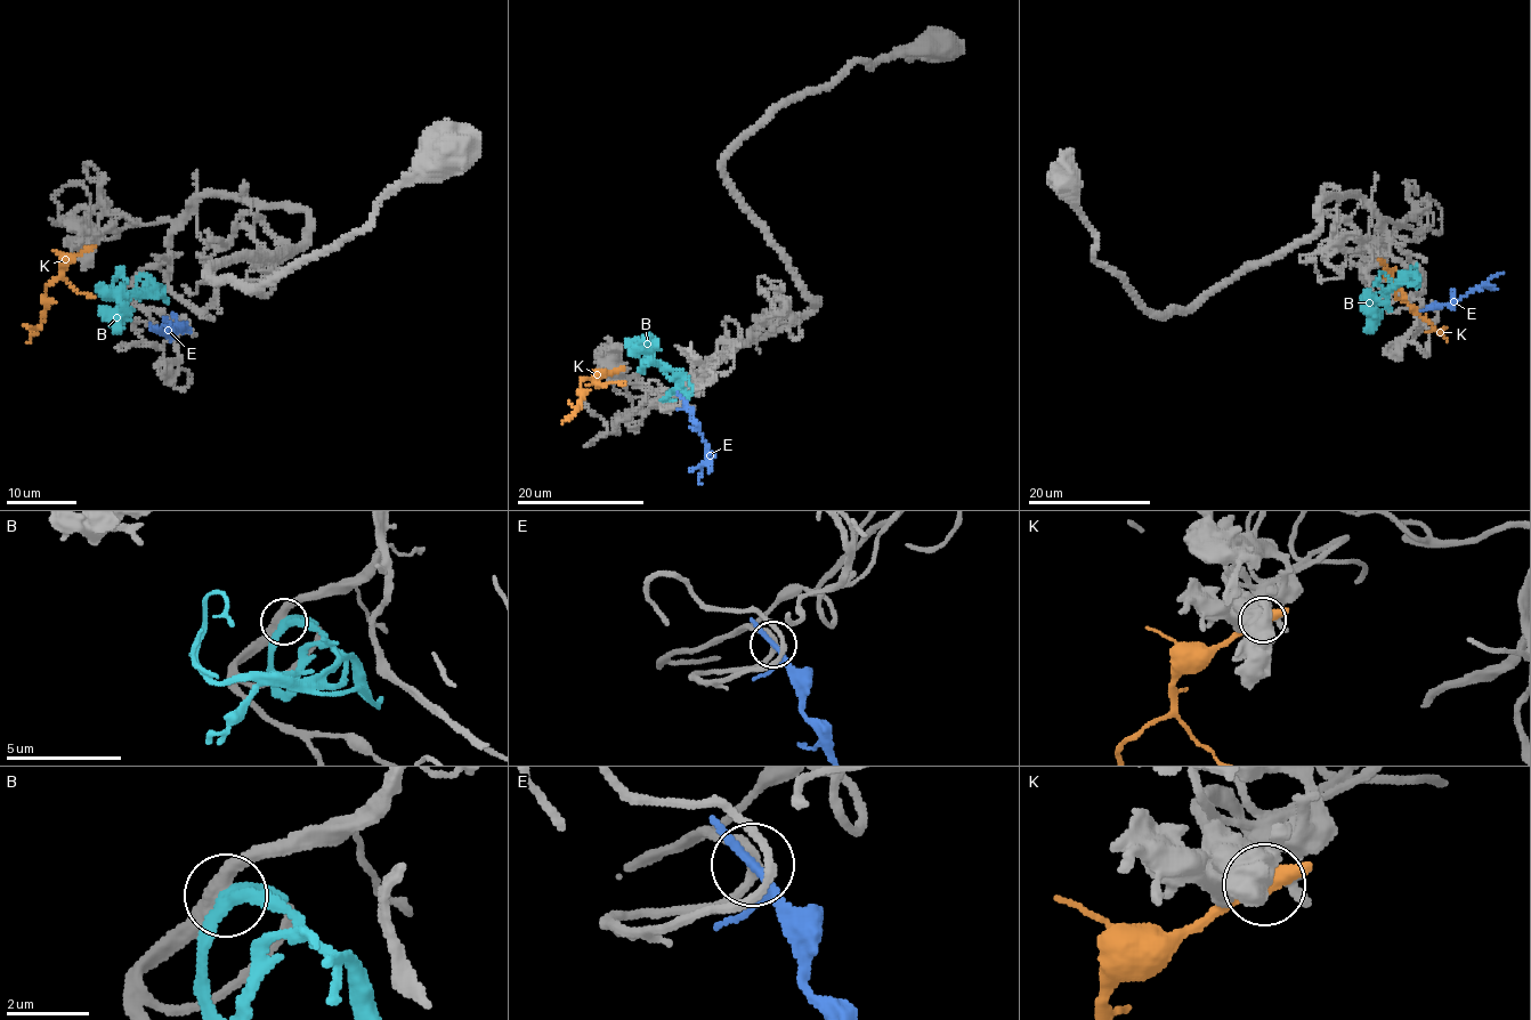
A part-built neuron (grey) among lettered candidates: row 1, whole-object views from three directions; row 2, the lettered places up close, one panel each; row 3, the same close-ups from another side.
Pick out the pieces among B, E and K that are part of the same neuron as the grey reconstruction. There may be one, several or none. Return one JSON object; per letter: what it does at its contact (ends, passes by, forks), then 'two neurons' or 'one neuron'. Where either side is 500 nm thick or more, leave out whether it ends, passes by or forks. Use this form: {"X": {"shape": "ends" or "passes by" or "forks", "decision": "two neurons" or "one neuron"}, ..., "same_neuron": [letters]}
{"B": {"shape": "forks", "decision": "one neuron"}, "E": {"shape": "forks", "decision": "two neurons"}, "K": {"decision": "two neurons"}, "same_neuron": ["B"]}

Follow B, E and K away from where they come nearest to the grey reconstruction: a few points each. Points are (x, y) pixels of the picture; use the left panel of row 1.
B: (138, 275), (150, 280), (155, 288), (132, 294), (124, 302), (121, 296), (123, 309), (118, 312), (98, 309)
E: (155, 330), (167, 334), (180, 326), (173, 315)
K: (89, 248), (73, 256), (47, 286), (43, 322), (35, 333), (24, 324)

